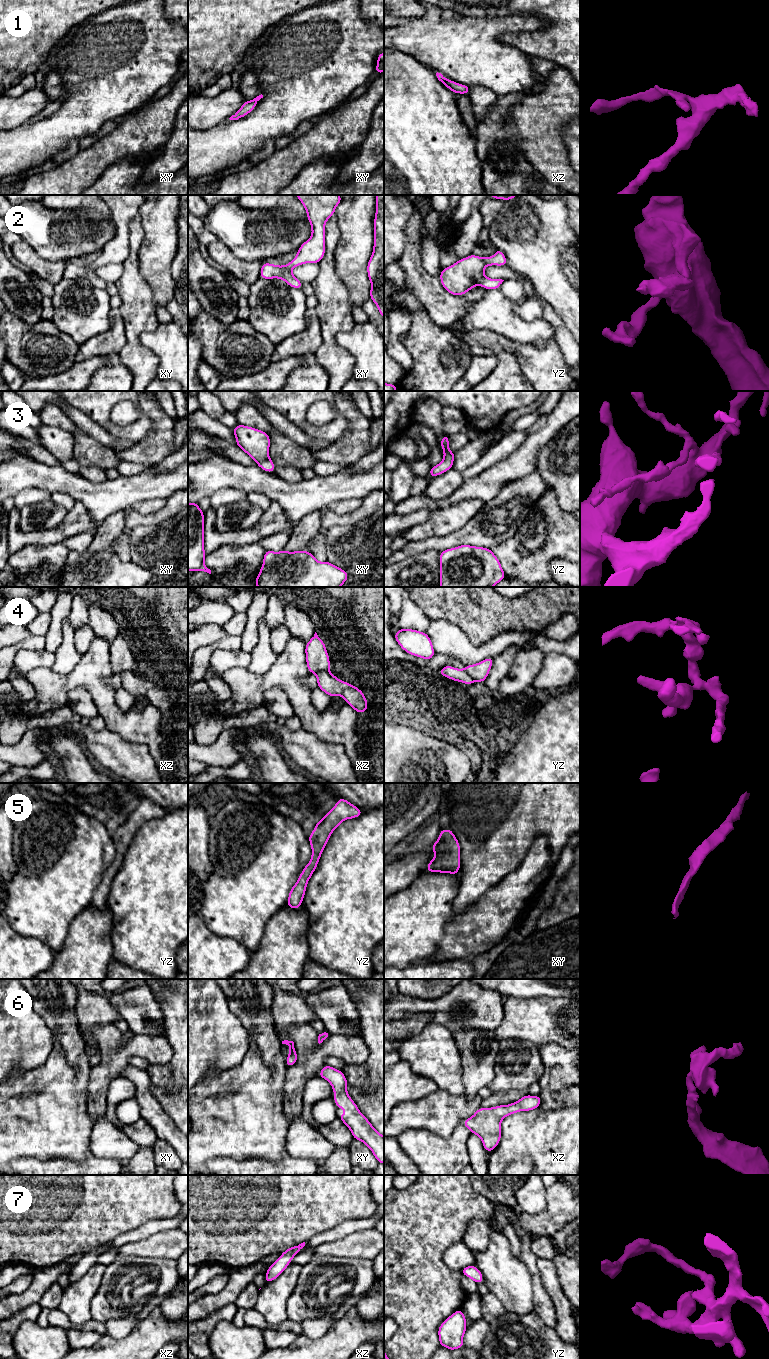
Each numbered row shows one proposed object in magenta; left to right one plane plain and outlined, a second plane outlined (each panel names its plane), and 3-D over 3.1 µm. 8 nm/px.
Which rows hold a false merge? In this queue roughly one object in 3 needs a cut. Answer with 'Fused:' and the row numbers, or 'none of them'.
Fused: 4

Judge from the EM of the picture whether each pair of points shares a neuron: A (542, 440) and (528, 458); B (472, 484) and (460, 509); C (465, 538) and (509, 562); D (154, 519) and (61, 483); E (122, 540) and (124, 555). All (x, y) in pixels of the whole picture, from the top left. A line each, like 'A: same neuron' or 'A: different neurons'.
A: same neuron
B: different neurons
C: different neurons
D: different neurons
E: same neuron

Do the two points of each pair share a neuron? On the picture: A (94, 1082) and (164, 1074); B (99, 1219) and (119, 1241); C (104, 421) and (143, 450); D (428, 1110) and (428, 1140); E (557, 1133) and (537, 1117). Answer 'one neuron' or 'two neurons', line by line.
A: two neurons
B: two neurons
C: two neurons
D: two neurons
E: one neuron

